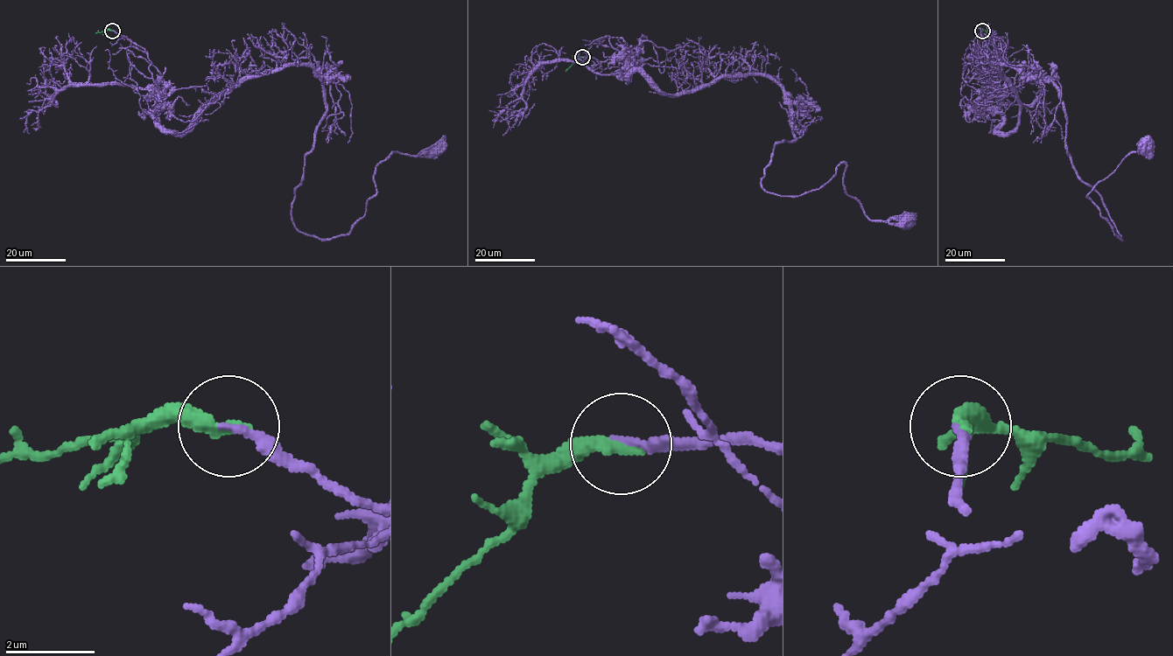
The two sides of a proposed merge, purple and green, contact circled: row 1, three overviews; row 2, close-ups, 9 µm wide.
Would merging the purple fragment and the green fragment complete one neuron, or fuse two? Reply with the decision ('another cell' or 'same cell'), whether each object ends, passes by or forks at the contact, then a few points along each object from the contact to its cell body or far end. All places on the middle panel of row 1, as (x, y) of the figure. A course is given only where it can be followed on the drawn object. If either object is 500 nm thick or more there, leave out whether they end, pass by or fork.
same cell; purple ends; green ends; course purple (582, 57), (621, 38), (677, 95), (769, 75), (795, 139), (761, 186), (844, 163), (871, 219), (905, 219); course green (582, 57), (565, 71)

